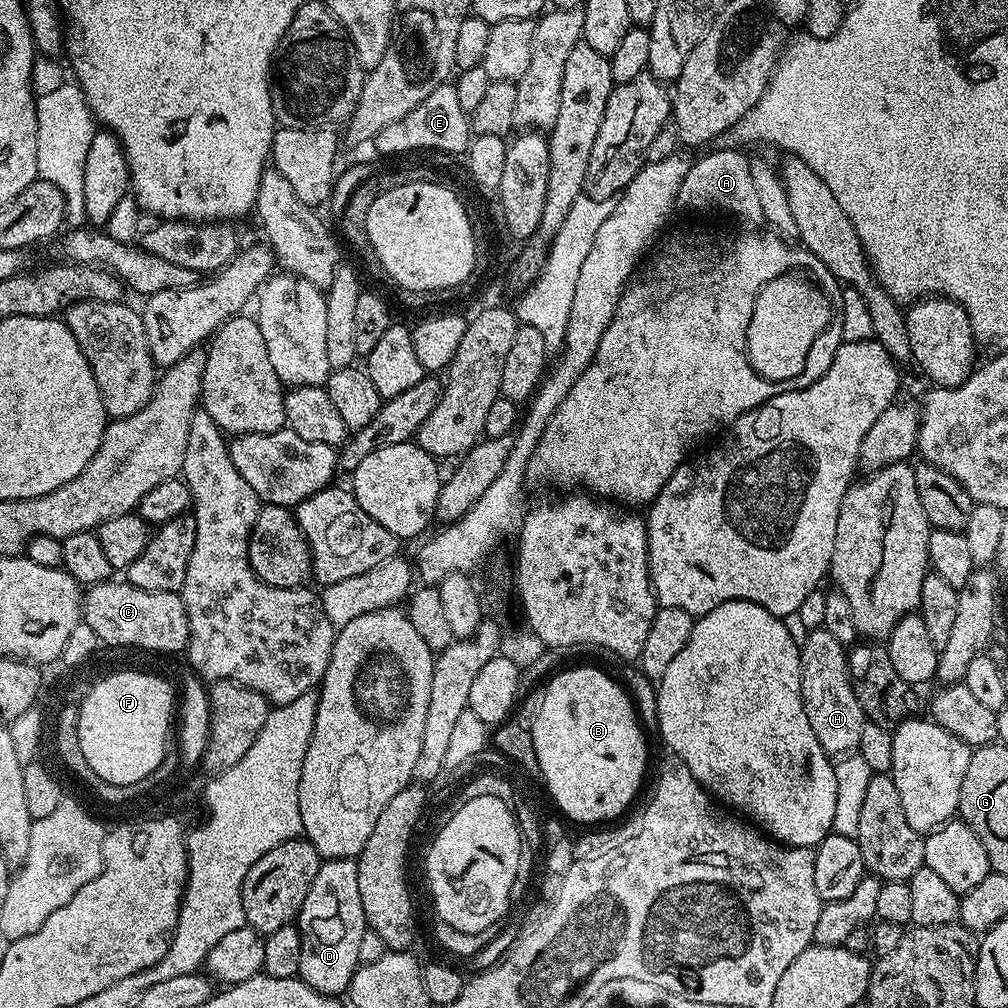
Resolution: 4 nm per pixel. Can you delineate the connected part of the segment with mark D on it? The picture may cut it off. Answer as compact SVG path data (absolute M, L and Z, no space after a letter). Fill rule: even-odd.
M355 859L324 860L314 882L310 882L310 894L302 902L298 917L302 934L302 962L298 962L299 980L327 996L339 997L347 993L350 982L360 967L358 950L362 934L366 931L362 897L358 895L358 866Z

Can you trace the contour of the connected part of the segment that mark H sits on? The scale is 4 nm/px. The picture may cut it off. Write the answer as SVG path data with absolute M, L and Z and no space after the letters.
M823 626L817 627L817 632L809 631L806 642L800 645L800 685L806 718L810 718L814 738L818 738L822 750L832 758L855 753L866 717L858 698L854 698L846 646Z

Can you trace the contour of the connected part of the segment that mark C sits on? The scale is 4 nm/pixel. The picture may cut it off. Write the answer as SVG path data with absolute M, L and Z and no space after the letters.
M113 578L105 584L89 584L82 596L83 623L94 630L101 645L145 648L148 652L180 652L188 646L188 615L179 592L155 592Z

